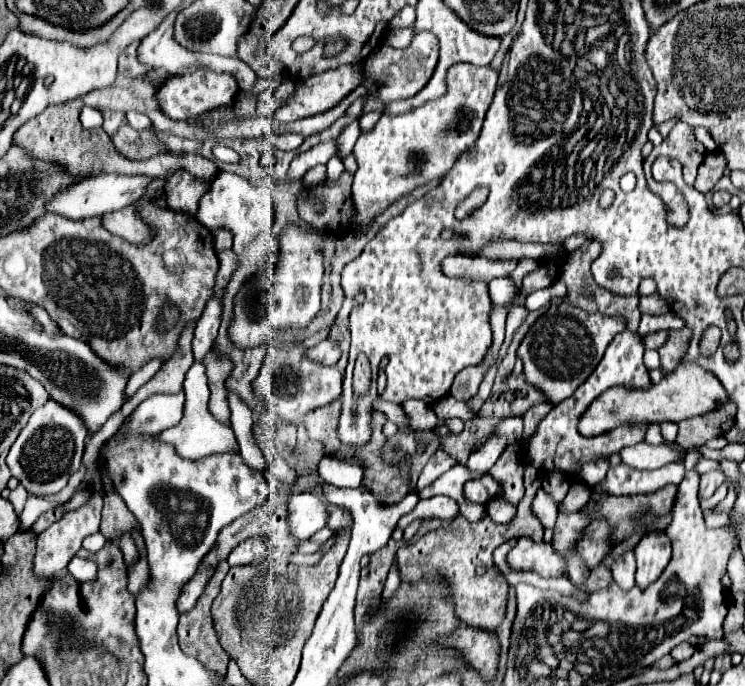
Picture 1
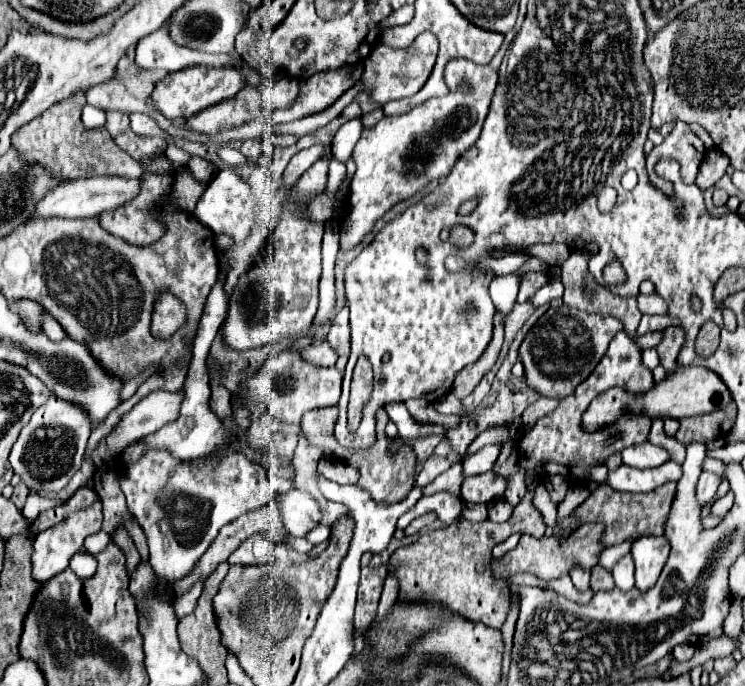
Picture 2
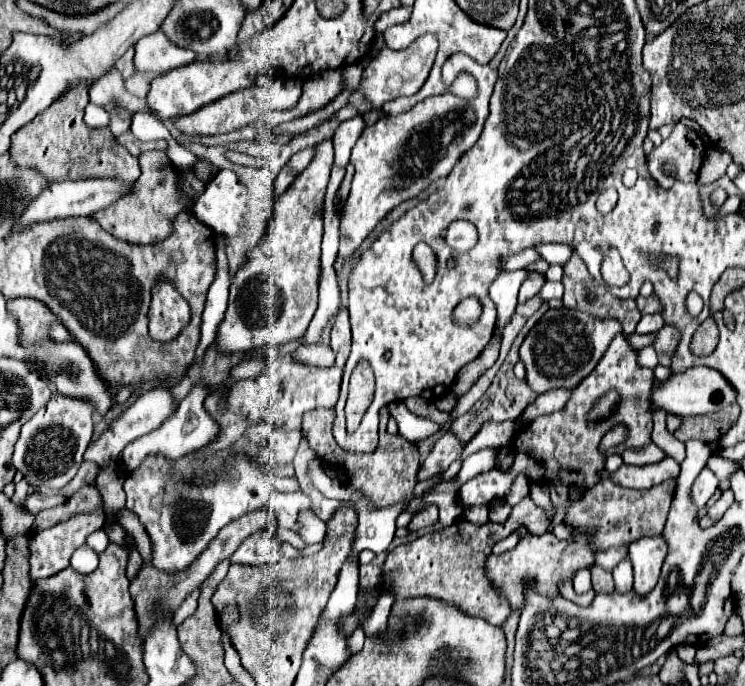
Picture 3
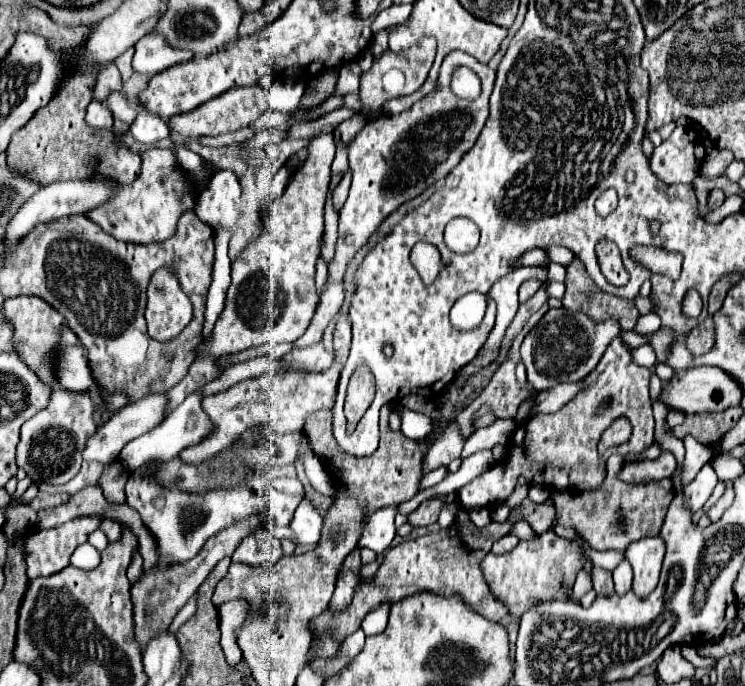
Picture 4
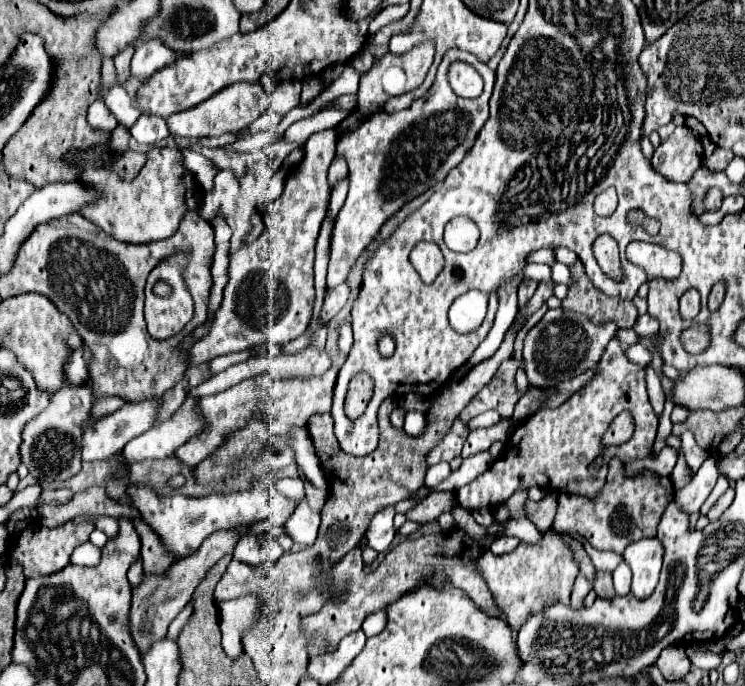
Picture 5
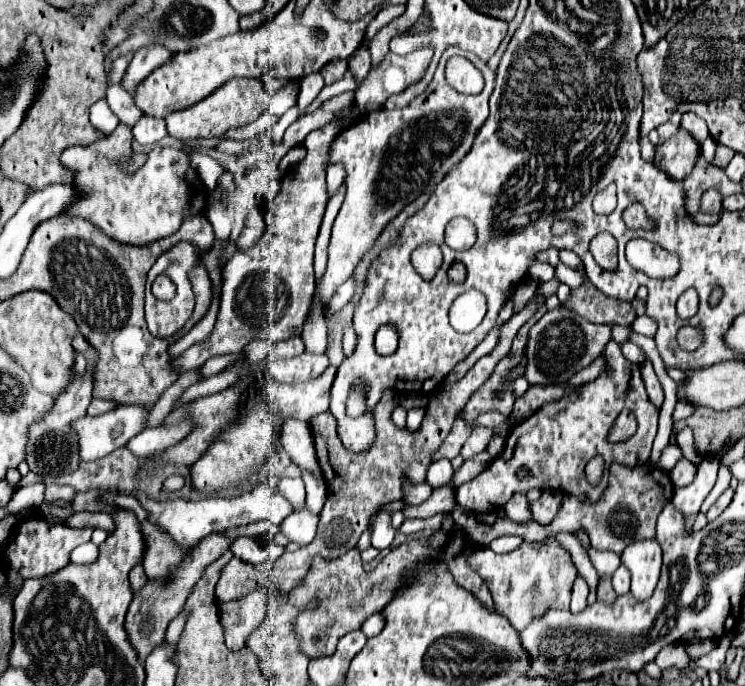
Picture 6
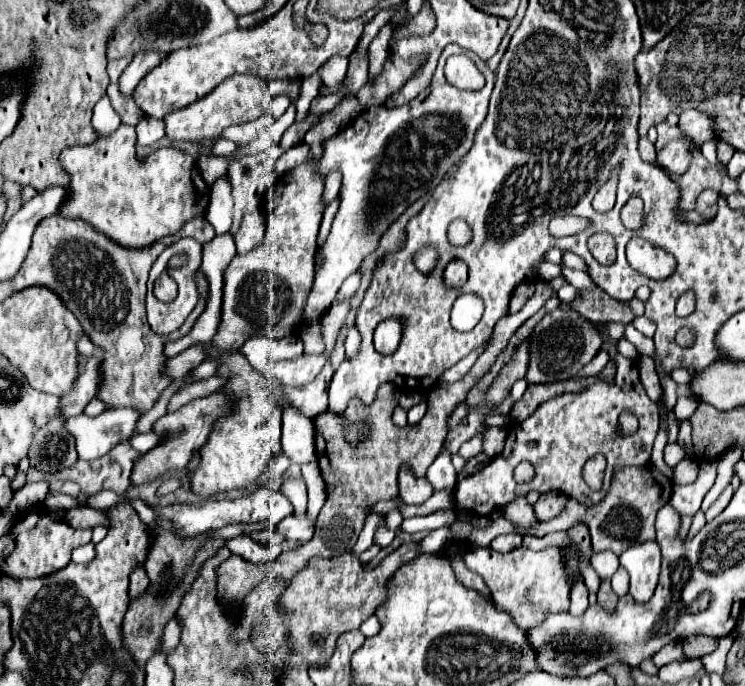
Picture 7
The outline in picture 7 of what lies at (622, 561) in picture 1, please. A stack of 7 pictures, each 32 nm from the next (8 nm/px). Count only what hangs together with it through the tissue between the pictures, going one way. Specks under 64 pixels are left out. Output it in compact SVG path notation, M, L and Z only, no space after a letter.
M620 566L618 570L616 570L616 574L612 576L612 588L614 588L614 592L618 594L618 596L624 596L626 592L628 592L628 588L630 588L630 580L628 580L628 572Z

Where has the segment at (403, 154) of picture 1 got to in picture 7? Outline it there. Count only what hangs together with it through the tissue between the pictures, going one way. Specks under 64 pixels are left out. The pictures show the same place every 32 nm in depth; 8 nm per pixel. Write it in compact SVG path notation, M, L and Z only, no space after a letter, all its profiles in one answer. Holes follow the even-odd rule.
M446 46L432 78L432 90L422 92L410 104L400 108L376 106L352 120L342 132L326 142L324 158L318 162L322 176L332 168L342 172L342 202L332 224L328 242L322 248L324 264L316 272L312 294L304 310L304 322L320 318L330 308L342 282L358 270L364 256L376 246L386 228L422 194L432 192L452 166L470 150L480 124L488 114L488 100L494 88L494 72L476 54L460 46ZM466 54L484 74L486 86L478 92L464 92L450 86L444 78L446 58Z

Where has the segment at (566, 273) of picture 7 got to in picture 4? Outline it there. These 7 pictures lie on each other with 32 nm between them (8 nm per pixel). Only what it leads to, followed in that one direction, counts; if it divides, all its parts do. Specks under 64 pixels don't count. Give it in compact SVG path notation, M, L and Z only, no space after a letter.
M550 264L548 266L548 282L564 282L566 268L562 264Z

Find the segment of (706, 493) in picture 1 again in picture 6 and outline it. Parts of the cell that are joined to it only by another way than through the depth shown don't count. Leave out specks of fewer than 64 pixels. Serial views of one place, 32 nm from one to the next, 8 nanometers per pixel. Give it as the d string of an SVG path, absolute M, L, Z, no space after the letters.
M708 456L698 466L694 482L684 486L684 488L676 488L674 490L672 504L682 514L698 514L700 506L702 506L704 498L710 494L714 482L716 482L716 456Z

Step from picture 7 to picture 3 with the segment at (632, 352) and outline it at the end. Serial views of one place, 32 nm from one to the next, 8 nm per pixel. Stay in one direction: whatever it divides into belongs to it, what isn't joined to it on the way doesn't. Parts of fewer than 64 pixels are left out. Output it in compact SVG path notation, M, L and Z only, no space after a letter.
M652 346L638 350L638 358L640 358L640 364L646 368L656 368L656 364L658 364L658 356Z

